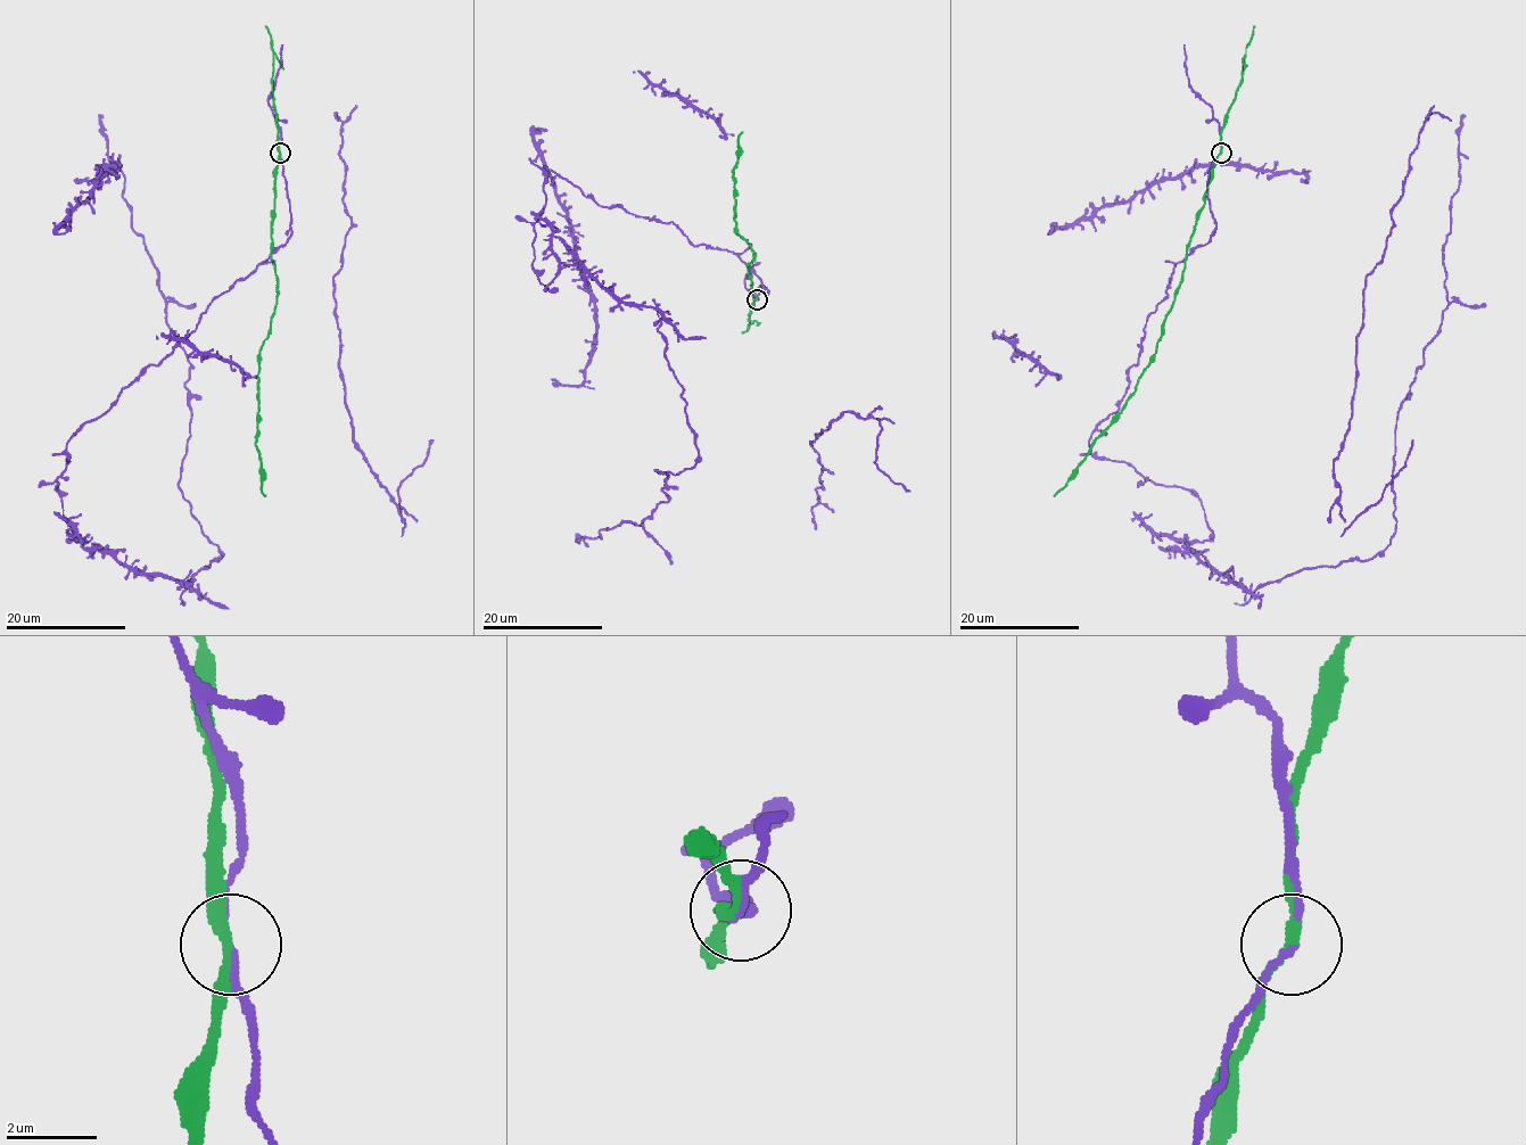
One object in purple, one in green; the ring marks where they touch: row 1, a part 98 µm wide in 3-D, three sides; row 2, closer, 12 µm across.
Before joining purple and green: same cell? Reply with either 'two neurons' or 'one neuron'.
two neurons

